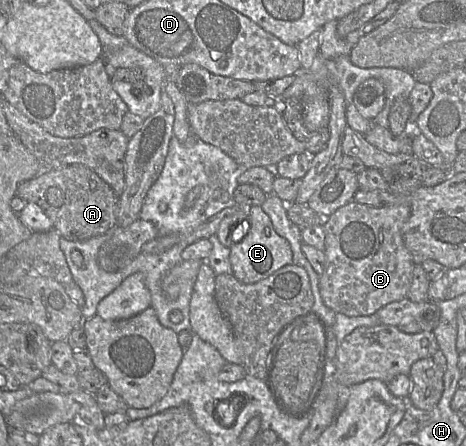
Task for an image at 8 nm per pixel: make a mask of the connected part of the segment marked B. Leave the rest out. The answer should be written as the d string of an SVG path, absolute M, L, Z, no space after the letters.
M400 196L398 205L390 207L372 207L350 201L338 208L324 220L326 258L325 267L319 275L319 291L324 304L335 313L349 317L375 314L389 303L407 298L413 277L413 266L417 261L404 244L403 225L411 213L410 196Z

